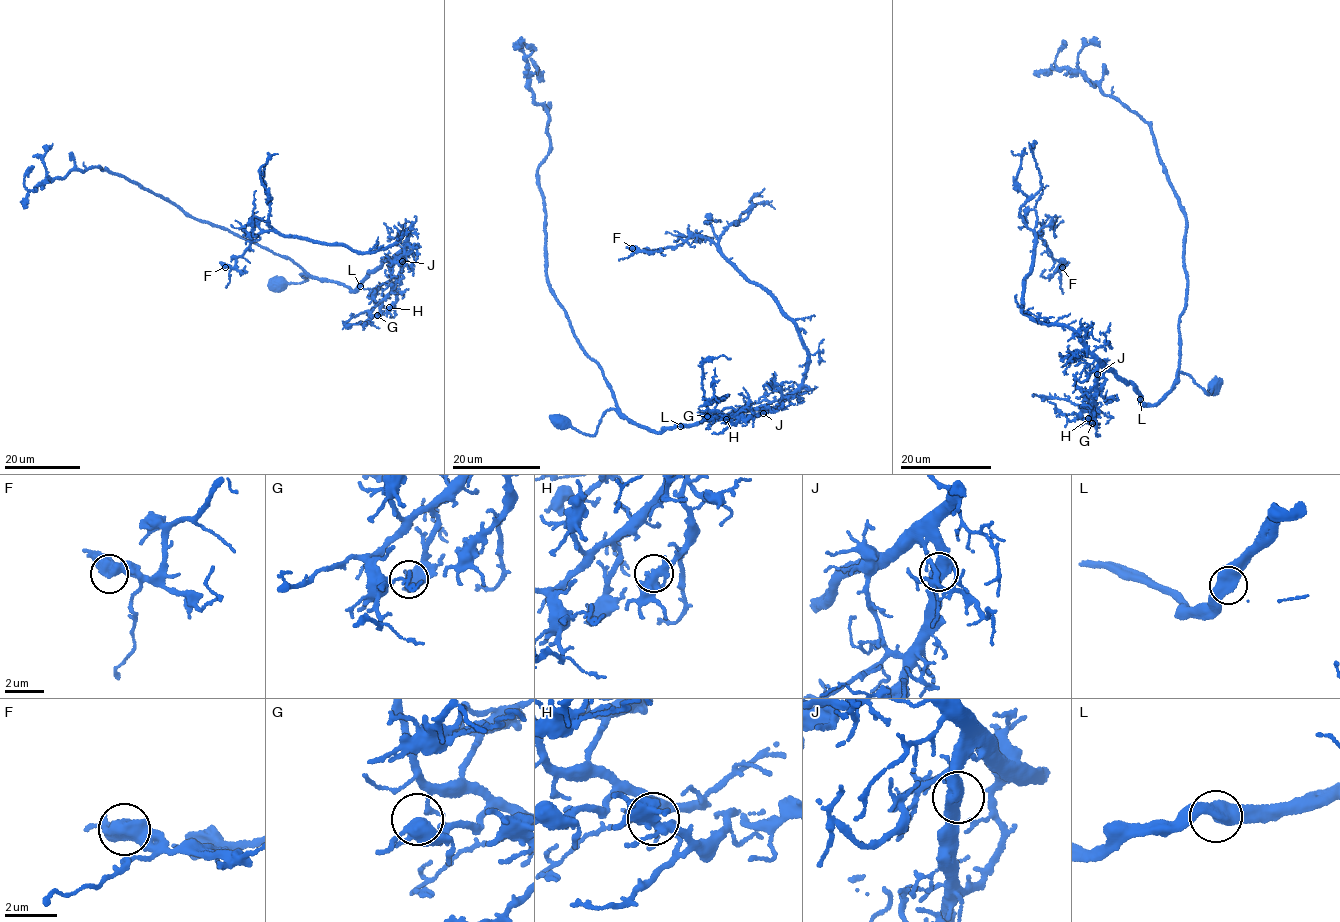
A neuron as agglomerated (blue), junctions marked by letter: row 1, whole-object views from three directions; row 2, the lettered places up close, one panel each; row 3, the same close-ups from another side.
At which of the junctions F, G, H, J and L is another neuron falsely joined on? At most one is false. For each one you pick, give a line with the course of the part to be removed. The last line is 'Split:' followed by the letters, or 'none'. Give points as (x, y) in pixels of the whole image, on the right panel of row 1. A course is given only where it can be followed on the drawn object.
Split: none

